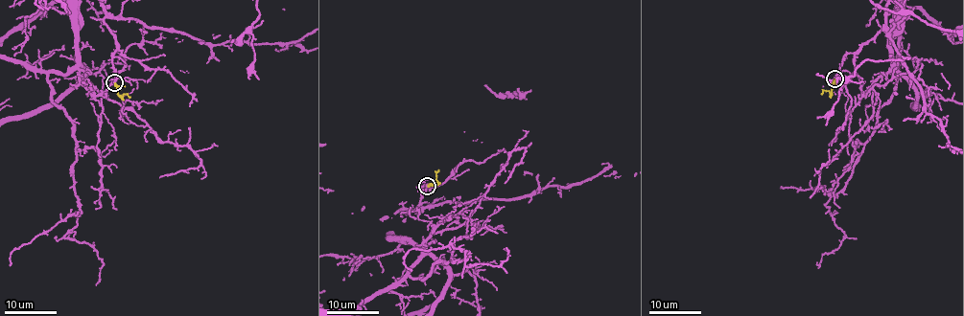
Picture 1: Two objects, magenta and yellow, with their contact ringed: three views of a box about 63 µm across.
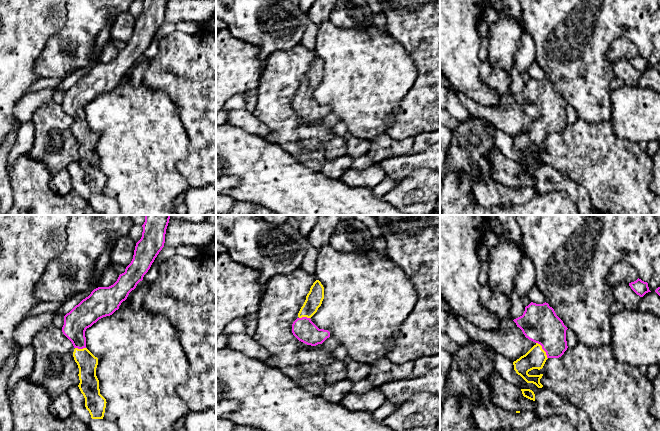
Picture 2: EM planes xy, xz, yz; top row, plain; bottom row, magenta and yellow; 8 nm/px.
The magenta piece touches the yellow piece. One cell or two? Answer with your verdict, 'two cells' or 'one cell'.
one cell

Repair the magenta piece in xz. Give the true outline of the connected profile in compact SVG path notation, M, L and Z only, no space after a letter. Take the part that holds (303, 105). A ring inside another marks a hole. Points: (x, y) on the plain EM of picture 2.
M316 56L306 72L306 76L298 89L298 94L292 100L293 111L307 121L322 120L330 113L328 106L319 105L310 95L321 82L323 75L324 63L319 56Z

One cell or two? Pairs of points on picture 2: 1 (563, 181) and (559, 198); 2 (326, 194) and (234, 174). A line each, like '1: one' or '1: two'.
1: two
2: one

